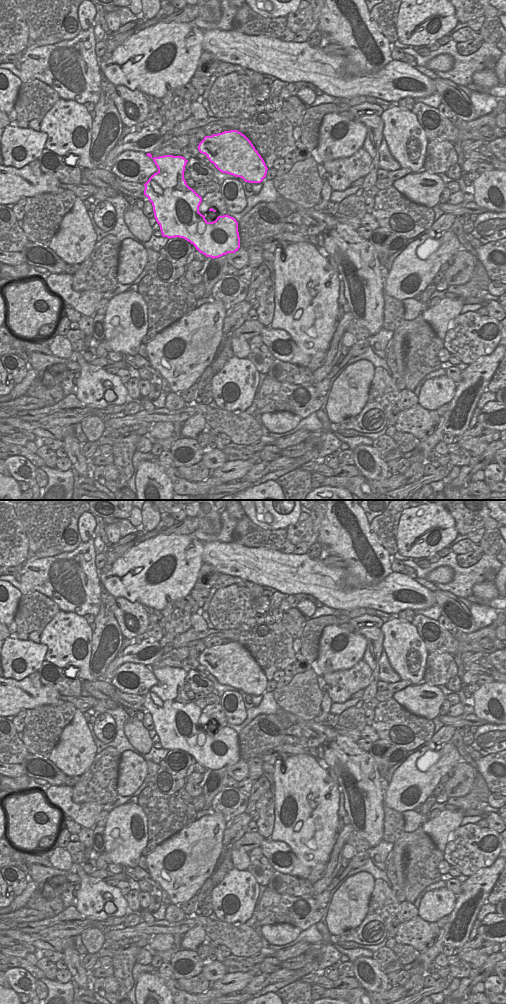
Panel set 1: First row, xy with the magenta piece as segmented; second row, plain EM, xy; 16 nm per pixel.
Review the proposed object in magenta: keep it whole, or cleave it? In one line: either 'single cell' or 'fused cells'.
single cell

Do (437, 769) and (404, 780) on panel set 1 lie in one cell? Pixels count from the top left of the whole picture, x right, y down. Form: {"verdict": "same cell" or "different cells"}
{"verdict": "same cell"}

